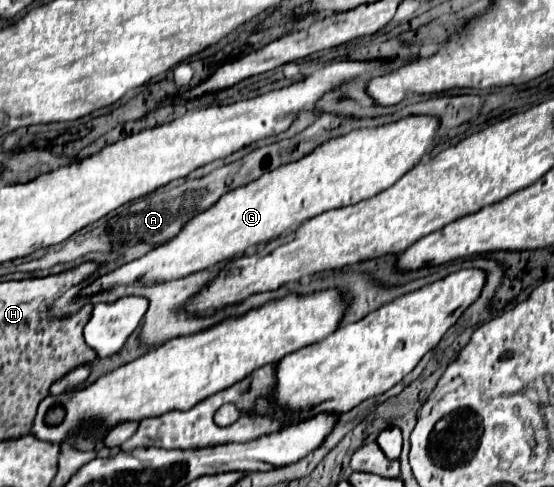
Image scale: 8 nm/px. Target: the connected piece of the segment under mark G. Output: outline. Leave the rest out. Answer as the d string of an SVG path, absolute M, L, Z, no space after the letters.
M404 117L388 125L356 129L344 137L330 139L300 161L282 165L248 185L228 191L204 213L186 221L178 235L156 245L146 255L98 277L86 285L80 295L96 295L130 283L166 283L188 277L196 271L212 269L220 261L238 259L250 247L268 243L324 211L356 205L388 189L432 151L436 133L438 121L434 117Z

